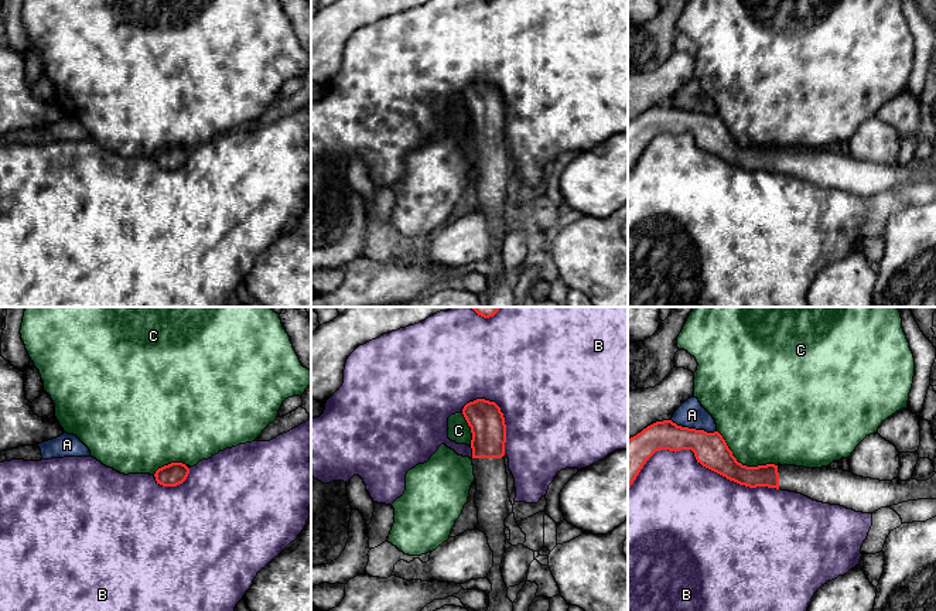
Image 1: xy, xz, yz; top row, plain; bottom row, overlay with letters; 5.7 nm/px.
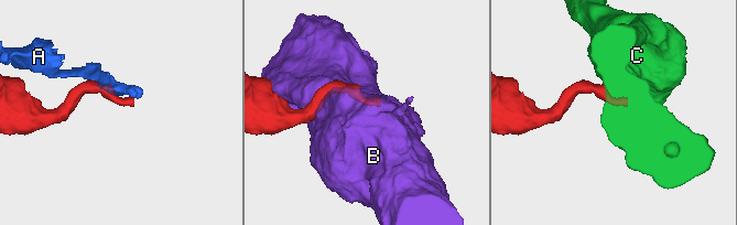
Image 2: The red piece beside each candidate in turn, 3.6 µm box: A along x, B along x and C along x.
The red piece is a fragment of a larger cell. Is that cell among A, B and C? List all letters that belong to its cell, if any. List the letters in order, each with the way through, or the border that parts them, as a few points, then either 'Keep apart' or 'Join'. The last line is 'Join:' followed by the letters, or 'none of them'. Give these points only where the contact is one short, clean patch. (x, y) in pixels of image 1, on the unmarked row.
A: Boundary: yz (670, 103), (682, 109), (716, 115). Keep apart
B: Keep apart
C: Keep apart
Join: none of them

